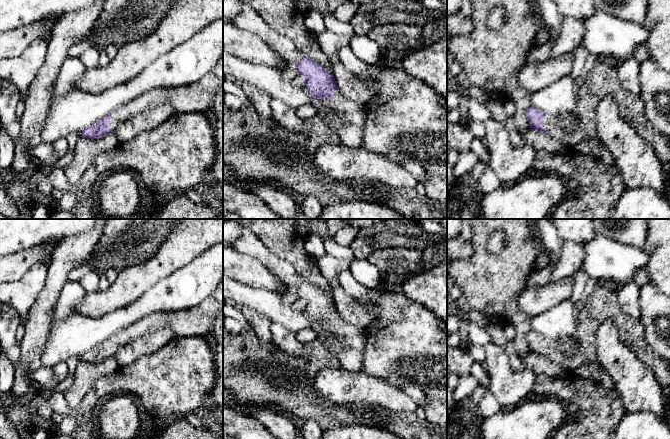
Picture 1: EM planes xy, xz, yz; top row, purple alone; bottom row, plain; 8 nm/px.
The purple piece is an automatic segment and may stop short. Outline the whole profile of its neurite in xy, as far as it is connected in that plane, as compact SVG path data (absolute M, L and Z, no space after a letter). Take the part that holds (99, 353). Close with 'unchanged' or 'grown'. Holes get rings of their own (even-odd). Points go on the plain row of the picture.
M223 280L215 291L197 306L179 311L152 313L139 322L117 331L83 354L80 360L100 363L109 357L115 357L119 349L143 336L150 329L167 328L176 337L208 336L213 329L215 317L221 311L223 311Z; grown

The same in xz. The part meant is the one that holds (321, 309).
M242 227L241 236L231 245L240 253L256 257L290 290L298 293L304 309L313 320L313 330L320 340L340 361L341 368L361 372L363 352L368 333L346 322L338 313L333 298L321 288L306 280L286 260L273 254L248 228Z; grown

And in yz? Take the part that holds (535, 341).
M530 330L527 344L530 353L546 357L568 371L573 371L583 362L583 350L574 336L553 340Z; grown

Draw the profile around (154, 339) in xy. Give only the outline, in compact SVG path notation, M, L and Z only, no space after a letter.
M156 328L148 330L128 344L124 345L115 354L115 359L119 366L131 364L136 359L157 352L176 335L167 328Z

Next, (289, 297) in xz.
M294 289L282 294L282 301L285 304L293 304L297 299L299 299L299 296Z

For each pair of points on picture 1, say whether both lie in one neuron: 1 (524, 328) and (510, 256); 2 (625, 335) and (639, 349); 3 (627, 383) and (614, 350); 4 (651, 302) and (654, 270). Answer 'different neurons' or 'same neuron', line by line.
1: same neuron
2: same neuron
3: same neuron
4: different neurons

